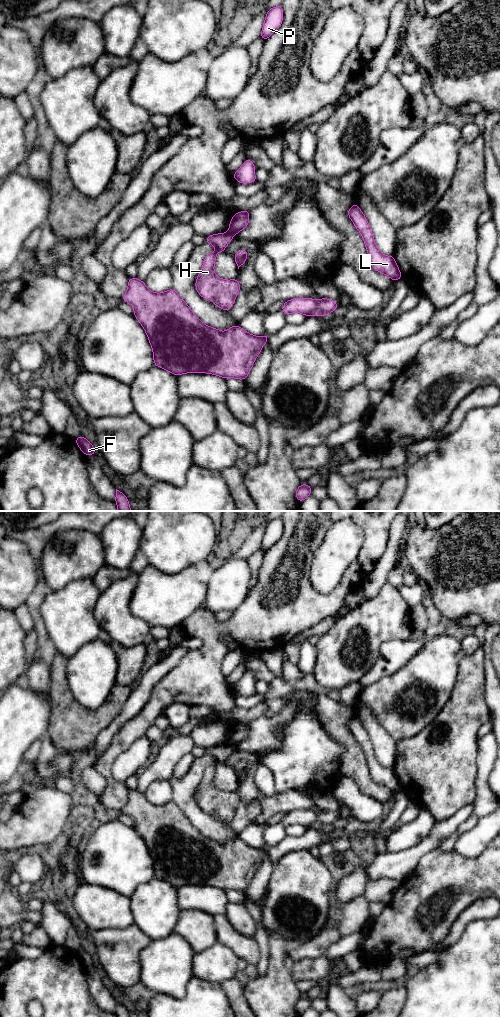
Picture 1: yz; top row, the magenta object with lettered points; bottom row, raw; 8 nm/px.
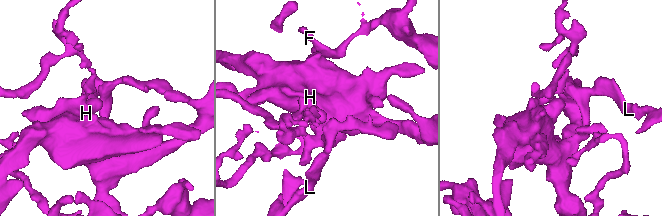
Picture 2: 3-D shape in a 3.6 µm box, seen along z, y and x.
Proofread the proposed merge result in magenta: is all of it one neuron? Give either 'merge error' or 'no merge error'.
merge error

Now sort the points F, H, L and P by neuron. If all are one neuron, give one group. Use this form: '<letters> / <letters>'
F H L / P

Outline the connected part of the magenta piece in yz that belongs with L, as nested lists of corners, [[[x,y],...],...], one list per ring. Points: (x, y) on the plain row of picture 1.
[[[356,715],[351,718],[347,726],[354,735],[356,741],[362,747],[372,779],[376,783],[387,787],[393,793],[401,791],[402,786],[396,776],[394,768],[383,767],[378,762],[370,737]]]

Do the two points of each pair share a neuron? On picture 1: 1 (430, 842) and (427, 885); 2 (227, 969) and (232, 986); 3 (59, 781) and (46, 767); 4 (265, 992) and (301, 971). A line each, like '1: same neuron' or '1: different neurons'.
1: different neurons
2: different neurons
3: different neurons
4: different neurons

